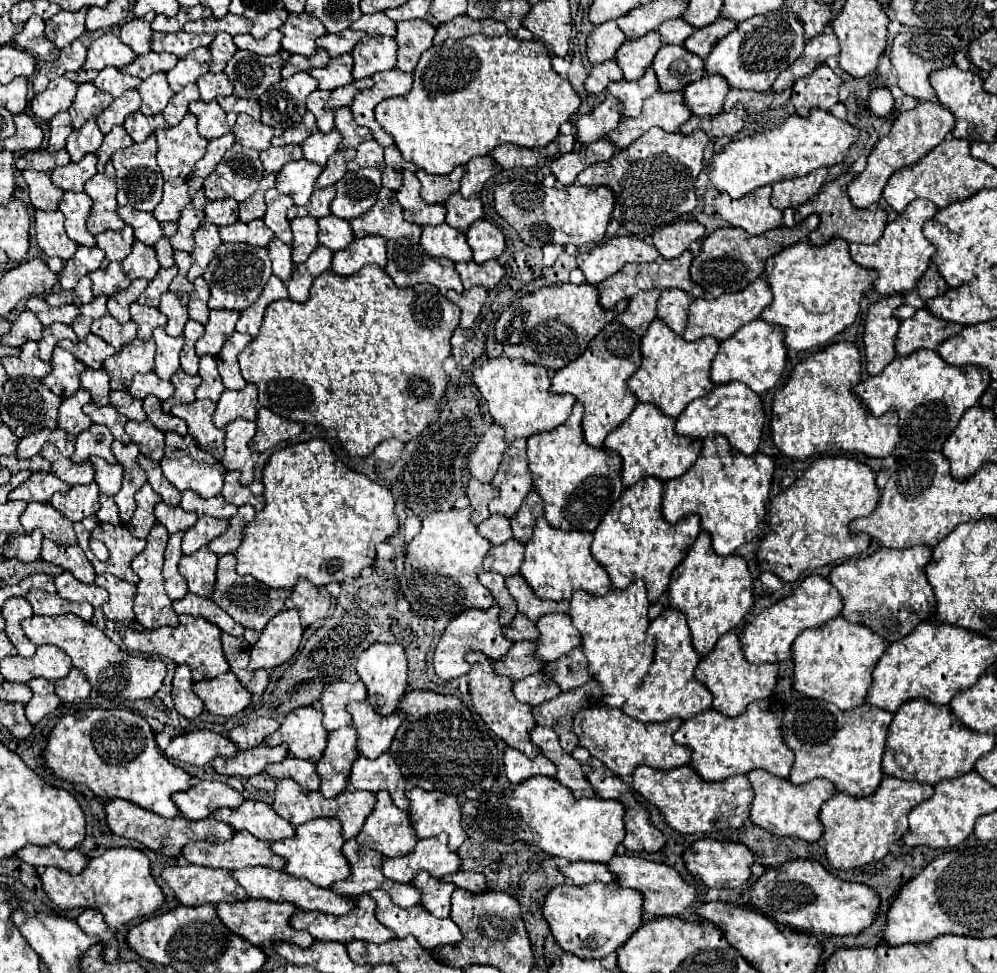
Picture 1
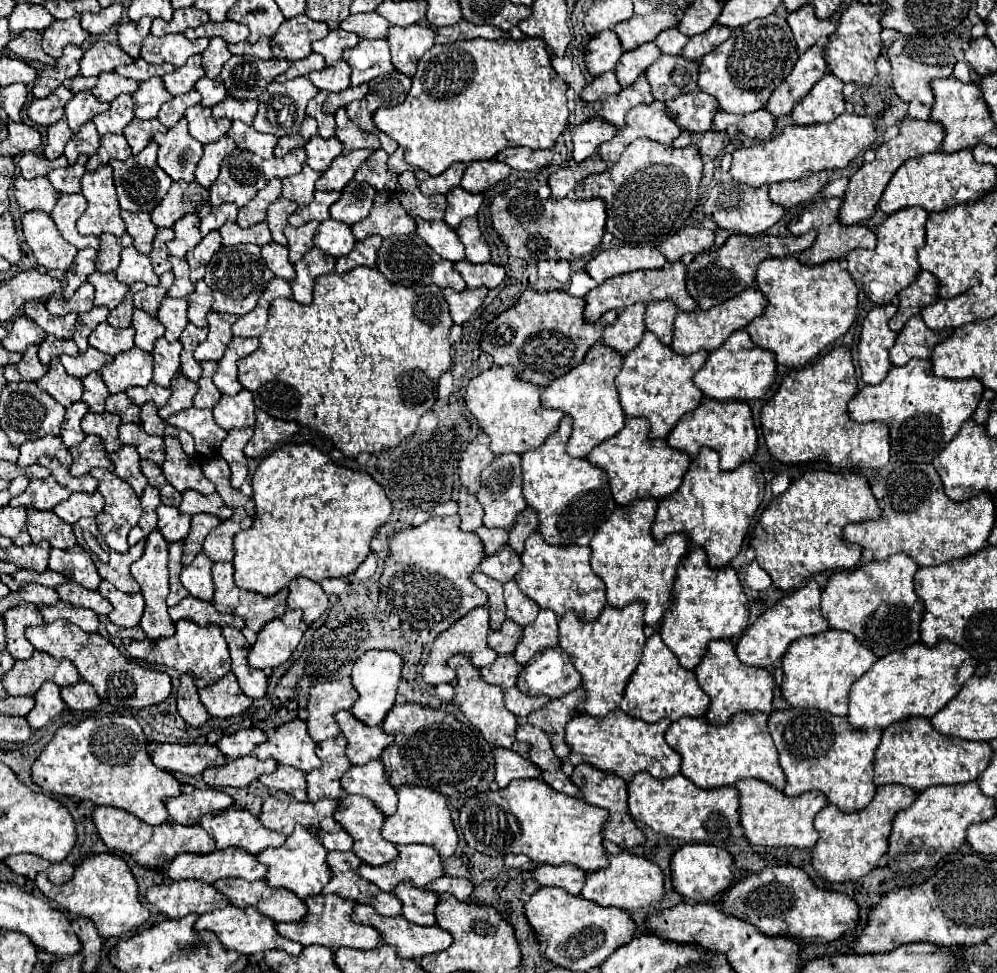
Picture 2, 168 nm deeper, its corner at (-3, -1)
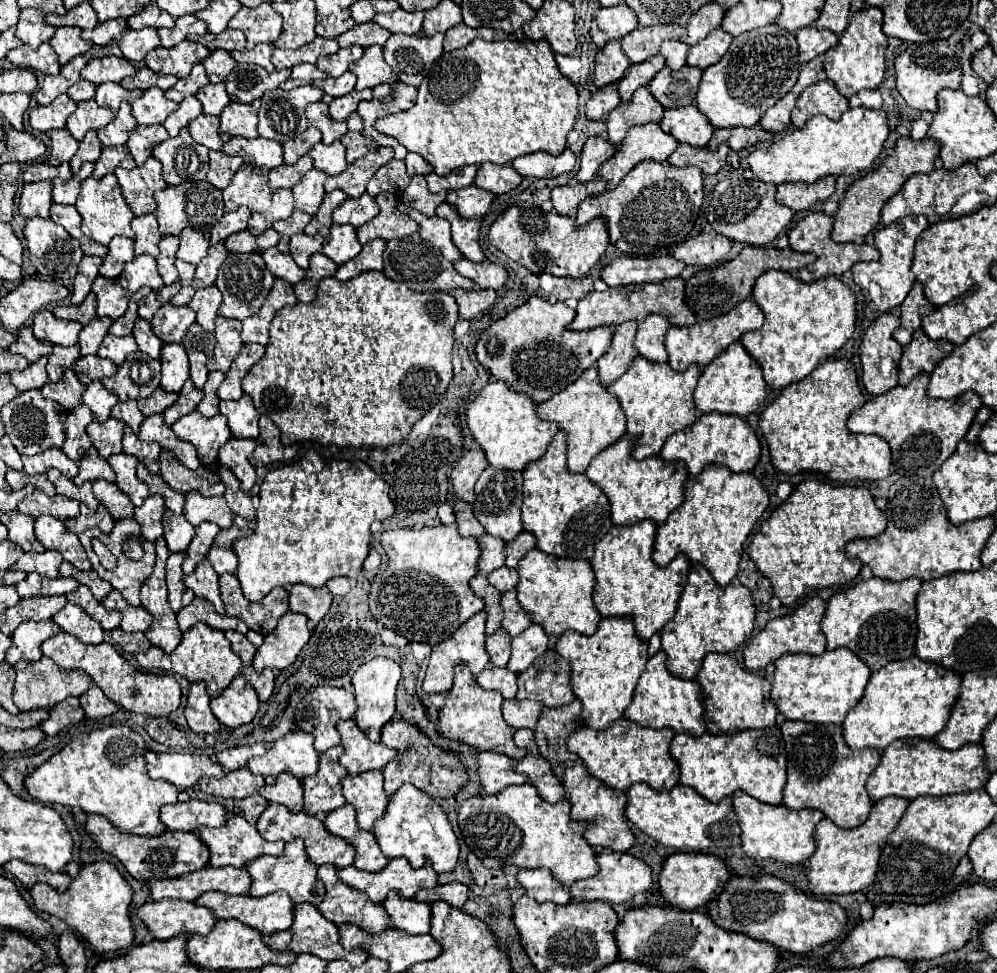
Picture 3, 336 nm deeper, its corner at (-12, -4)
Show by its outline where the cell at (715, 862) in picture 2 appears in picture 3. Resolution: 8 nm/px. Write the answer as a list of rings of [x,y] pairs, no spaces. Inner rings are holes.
[[[678,852],[664,860],[662,870],[658,874],[658,884],[660,884],[658,892],[660,892],[660,898],[670,906],[676,906],[680,910],[698,910],[722,892],[722,886],[728,882],[728,878],[730,878],[730,872],[720,858],[708,856],[708,854]]]

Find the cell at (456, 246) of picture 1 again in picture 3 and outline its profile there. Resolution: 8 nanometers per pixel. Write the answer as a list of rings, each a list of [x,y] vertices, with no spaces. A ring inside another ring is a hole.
[[[402,200],[398,202],[398,210],[408,214],[418,226],[420,226],[420,236],[426,240],[426,242],[432,242],[434,248],[438,248],[442,252],[442,256],[450,262],[456,262],[458,258],[462,258],[460,250],[452,244],[450,240],[450,222],[446,222],[444,218],[438,218],[438,216],[424,216],[412,208],[406,208],[402,204]]]

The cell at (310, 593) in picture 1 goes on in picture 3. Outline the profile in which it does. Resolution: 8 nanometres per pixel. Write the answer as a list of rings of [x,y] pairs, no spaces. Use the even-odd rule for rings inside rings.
[[[294,584],[288,588],[288,604],[292,612],[306,614],[310,626],[316,626],[330,610],[332,594],[326,586],[310,588],[306,584]]]

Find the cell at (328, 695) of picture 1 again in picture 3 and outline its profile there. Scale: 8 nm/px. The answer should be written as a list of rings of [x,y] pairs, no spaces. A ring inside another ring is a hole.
[[[312,686],[306,692],[306,696],[302,698],[302,702],[298,702],[294,722],[296,722],[298,730],[314,736],[314,748],[318,752],[326,752],[328,748],[340,744],[340,734],[336,730],[336,724],[340,720],[352,718],[354,712],[356,712],[356,700],[354,700],[354,694],[350,690],[332,688],[332,686]]]

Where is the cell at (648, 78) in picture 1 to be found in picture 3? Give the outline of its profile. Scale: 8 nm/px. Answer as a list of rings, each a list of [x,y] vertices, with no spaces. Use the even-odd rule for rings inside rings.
[[[640,88],[632,94],[632,100],[622,104],[620,108],[612,110],[608,114],[606,126],[608,126],[608,142],[620,150],[622,140],[630,126],[636,124],[648,124],[648,122],[660,122],[664,108],[652,98],[648,88]]]

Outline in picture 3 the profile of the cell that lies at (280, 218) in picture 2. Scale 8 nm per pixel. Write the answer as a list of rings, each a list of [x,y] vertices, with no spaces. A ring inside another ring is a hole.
[[[294,212],[290,218],[282,220],[282,222],[276,222],[274,224],[274,230],[280,234],[280,242],[278,242],[278,250],[280,252],[288,252],[288,242],[290,242],[290,236],[292,234],[298,234],[298,232],[304,232],[306,224],[312,220],[310,214],[306,212]]]

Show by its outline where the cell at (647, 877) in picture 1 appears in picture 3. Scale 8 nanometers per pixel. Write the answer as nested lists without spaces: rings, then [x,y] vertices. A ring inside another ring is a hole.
[[[604,850],[596,856],[598,862],[598,874],[586,880],[578,880],[570,886],[570,894],[576,902],[582,900],[604,900],[608,904],[626,904],[630,902],[636,894],[646,892],[652,886],[652,870],[638,858],[624,854],[624,852],[614,852],[614,850]]]

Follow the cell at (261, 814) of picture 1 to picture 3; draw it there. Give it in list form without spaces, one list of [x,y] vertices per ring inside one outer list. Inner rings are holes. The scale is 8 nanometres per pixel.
[[[228,816],[226,822],[220,828],[198,826],[196,828],[196,834],[206,844],[206,848],[210,850],[210,862],[208,864],[210,866],[216,866],[216,868],[224,868],[224,866],[242,868],[252,858],[258,858],[262,854],[276,856],[276,854],[282,854],[282,850],[284,850],[284,842],[266,842],[258,834],[258,830],[252,824],[248,824],[242,816]]]

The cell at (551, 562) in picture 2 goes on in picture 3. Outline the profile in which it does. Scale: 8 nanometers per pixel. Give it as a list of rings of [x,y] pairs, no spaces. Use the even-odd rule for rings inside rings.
[[[532,548],[516,566],[520,582],[516,586],[518,604],[530,616],[534,624],[540,624],[548,636],[560,636],[566,630],[574,630],[584,636],[592,636],[600,622],[600,614],[592,604],[594,570],[586,560],[568,560],[542,554]]]

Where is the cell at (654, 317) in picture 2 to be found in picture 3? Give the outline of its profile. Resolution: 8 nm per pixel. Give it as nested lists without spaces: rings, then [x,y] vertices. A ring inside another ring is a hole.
[[[650,314],[650,318],[638,322],[638,332],[634,340],[636,352],[650,362],[666,362],[668,354],[664,350],[664,336],[668,328],[670,326],[666,326],[666,318],[662,318],[660,314]]]

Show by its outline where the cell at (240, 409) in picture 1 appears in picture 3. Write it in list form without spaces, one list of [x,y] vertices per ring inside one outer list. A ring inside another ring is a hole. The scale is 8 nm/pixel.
[[[244,394],[240,400],[222,400],[220,414],[228,418],[228,426],[234,438],[258,438],[260,414],[254,410],[250,396]]]

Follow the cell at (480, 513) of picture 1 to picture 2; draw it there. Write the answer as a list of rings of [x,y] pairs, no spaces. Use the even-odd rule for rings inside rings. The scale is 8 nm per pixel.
[[[461,487],[459,493],[459,515],[463,531],[475,531],[477,527],[483,525],[483,507],[477,501],[477,497],[469,493],[465,487]]]

